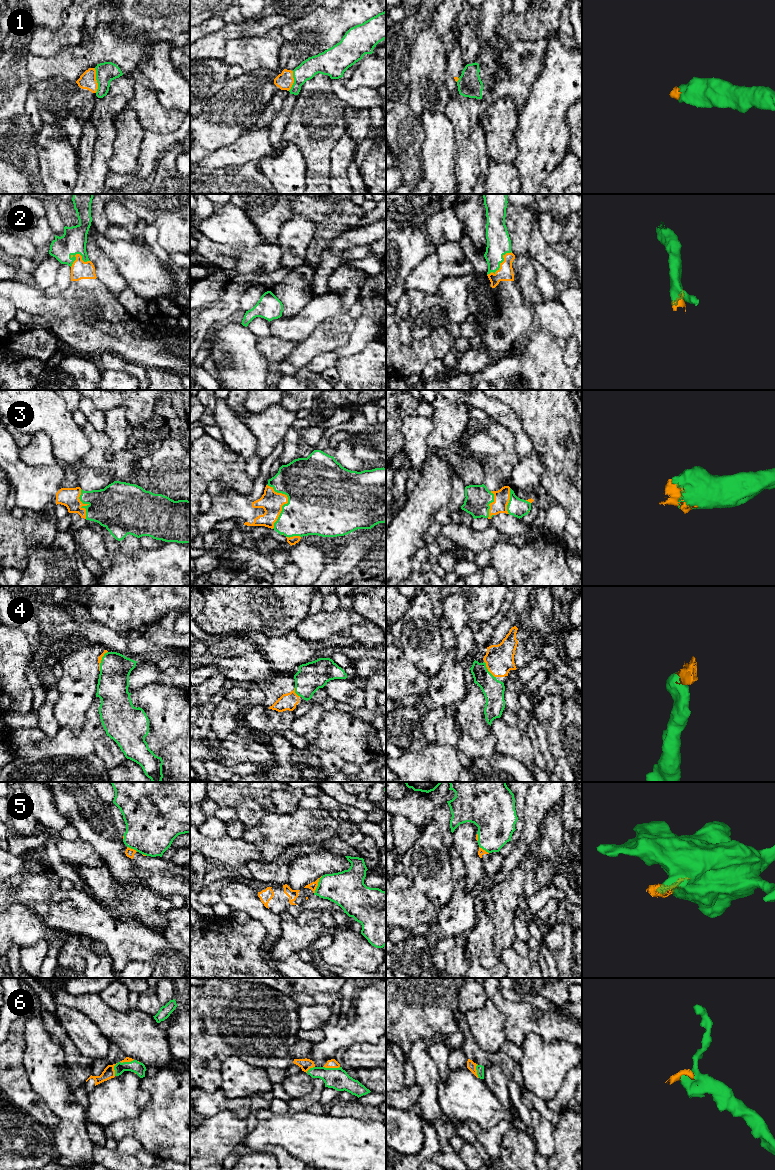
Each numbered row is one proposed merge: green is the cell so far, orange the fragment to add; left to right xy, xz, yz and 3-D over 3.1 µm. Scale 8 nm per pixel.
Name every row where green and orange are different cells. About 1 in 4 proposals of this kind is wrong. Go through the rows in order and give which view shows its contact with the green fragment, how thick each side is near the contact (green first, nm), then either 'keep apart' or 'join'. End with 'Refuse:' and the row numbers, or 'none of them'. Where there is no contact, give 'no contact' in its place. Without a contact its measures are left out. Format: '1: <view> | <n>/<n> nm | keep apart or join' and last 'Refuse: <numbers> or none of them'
1: xy | 160/140 nm | keep apart
2: yz | 190/130 nm | join
3: xz | 500/170 nm | join
4: yz | 170/240 nm | join
5: xz | 280/60 nm | keep apart
6: xz | 170/70 nm | join
Refuse: 1, 5

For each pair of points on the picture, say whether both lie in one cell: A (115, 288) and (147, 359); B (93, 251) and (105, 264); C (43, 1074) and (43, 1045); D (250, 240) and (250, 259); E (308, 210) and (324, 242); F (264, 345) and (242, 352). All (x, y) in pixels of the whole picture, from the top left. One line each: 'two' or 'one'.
A: two
B: one
C: one
D: two
E: one
F: two

